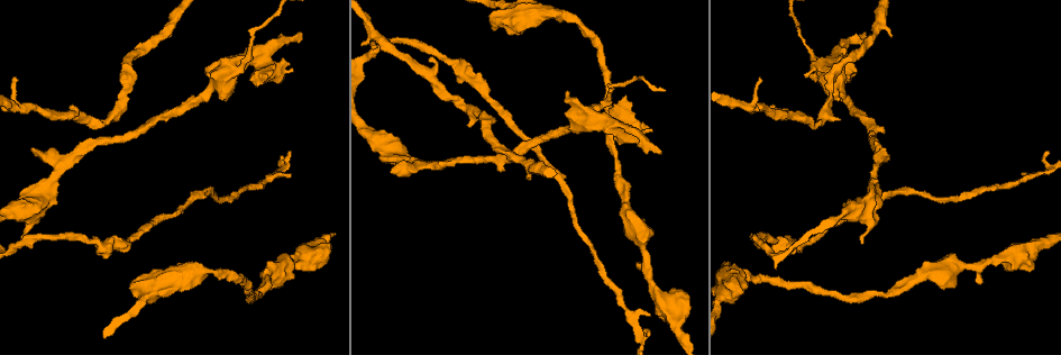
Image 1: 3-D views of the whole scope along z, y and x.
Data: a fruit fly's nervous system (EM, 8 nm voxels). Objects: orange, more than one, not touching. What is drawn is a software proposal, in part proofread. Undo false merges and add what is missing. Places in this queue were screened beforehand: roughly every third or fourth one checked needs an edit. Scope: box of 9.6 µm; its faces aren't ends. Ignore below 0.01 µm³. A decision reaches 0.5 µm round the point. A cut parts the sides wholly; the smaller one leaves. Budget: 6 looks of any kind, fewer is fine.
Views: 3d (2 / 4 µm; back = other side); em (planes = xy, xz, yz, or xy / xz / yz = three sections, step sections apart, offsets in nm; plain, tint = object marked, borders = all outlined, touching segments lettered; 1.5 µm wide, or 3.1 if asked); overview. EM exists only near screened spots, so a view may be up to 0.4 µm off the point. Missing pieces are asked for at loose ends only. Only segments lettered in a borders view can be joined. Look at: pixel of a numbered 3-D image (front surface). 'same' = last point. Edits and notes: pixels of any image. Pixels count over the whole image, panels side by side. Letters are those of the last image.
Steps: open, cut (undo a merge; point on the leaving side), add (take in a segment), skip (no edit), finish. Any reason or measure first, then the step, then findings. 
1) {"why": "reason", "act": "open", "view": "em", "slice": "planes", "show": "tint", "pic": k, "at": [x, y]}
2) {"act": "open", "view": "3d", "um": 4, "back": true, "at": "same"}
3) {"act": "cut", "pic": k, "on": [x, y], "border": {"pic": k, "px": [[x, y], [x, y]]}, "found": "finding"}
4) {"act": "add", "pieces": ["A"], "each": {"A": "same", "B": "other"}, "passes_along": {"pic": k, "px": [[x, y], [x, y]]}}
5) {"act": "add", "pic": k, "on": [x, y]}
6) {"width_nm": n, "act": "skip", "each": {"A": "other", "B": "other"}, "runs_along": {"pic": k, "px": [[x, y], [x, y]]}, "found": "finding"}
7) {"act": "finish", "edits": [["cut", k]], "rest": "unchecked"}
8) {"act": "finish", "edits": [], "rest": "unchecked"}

{"why": "an open end", "act": "open", "view": "em", "slice": "xz", "step": 8, "show": "borders", "pic": 1, "at": [660, 152]}

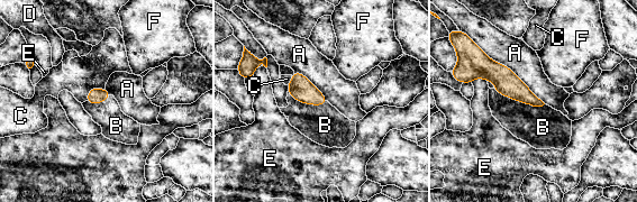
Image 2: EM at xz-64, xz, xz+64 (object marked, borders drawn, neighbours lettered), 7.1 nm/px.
{"longest_contact_nm": ["A", 600], "act": "add", "pieces": ["B"], "each": {"A": "other", "B": "same", "C": "other", "D": "other", "E": "other", "F": "other"}, "passes_along": {"pic": 2, "px": [[507, 83], [519, 100], [542, 127]]}, "found": "it goes on there"}

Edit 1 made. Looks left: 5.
{"why": "thin neck", "act": "open", "view": "em", "slice": "planes", "show": "borders", "pic": 1, "at": [125, 92]}

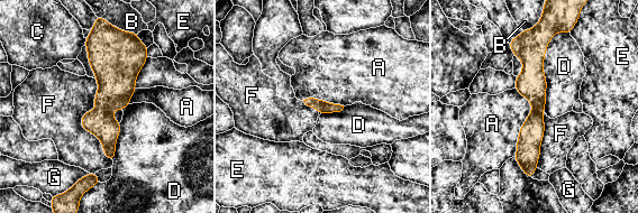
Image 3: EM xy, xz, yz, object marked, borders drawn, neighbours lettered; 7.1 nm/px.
{"act": "skip", "each": {"A": "other", "B": "other", "C": "other", "D": "other", "E": "other", "F": "other", "G": "other"}, "runs_along": {"pic": 3, "px": [[532, 39], [536, 113], [528, 173]]}, "found": "all the same neuron"}

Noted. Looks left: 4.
{"why": "free end", "act": "open", "view": "em", "slice": "planes", "show": "tint", "pic": 1, "at": [862, 242]}

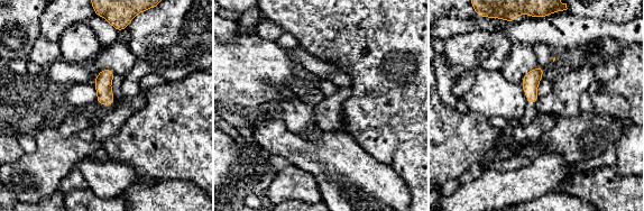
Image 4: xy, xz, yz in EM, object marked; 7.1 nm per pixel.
{"act": "open", "view": "em", "slice": "planes", "show": "borders", "at": "same"}

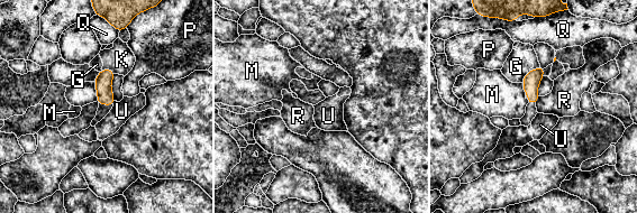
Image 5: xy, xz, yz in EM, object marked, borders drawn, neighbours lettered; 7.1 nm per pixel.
{"longest_contact_nm": ["Q", 120], "act": "skip", "each": {"G": "other", "K": "other", "M": "other", "P": "other", "Q": "other", "R": "other", "U": "other"}, "border": {"pic": 5, "px": [[539, 96], [536, 104]]}, "found": "no lettered segment goes on from it"}

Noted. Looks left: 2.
{"act": "finish", "edits": [["add", 2]], "rest": "unchecked"}

